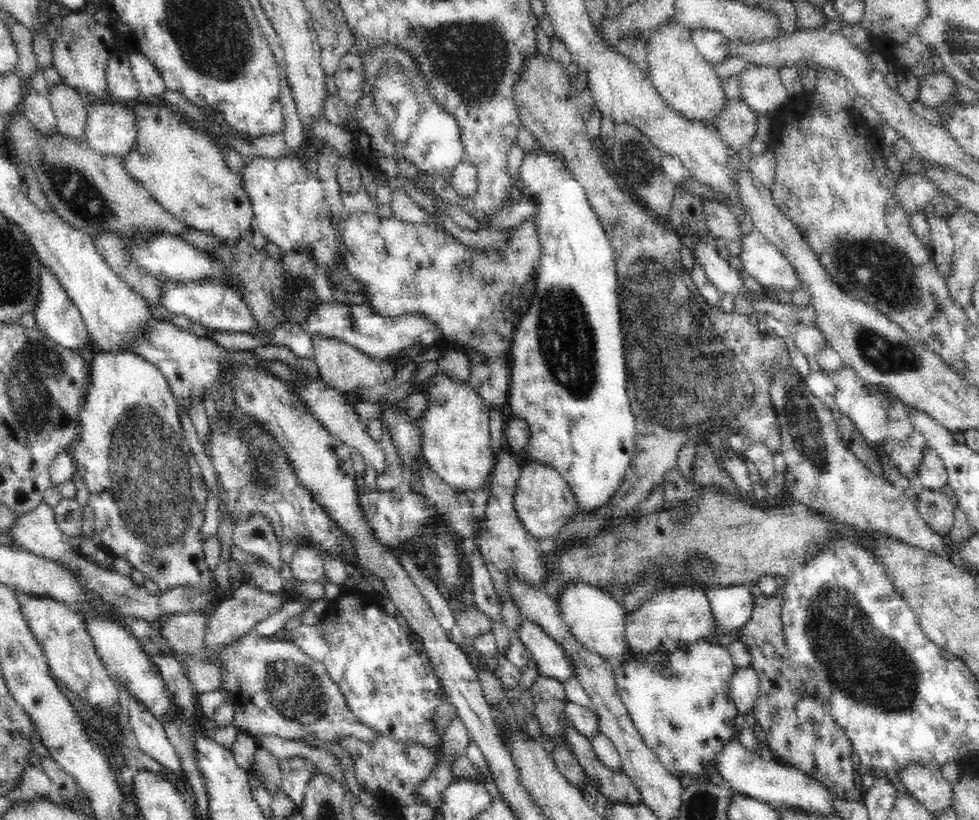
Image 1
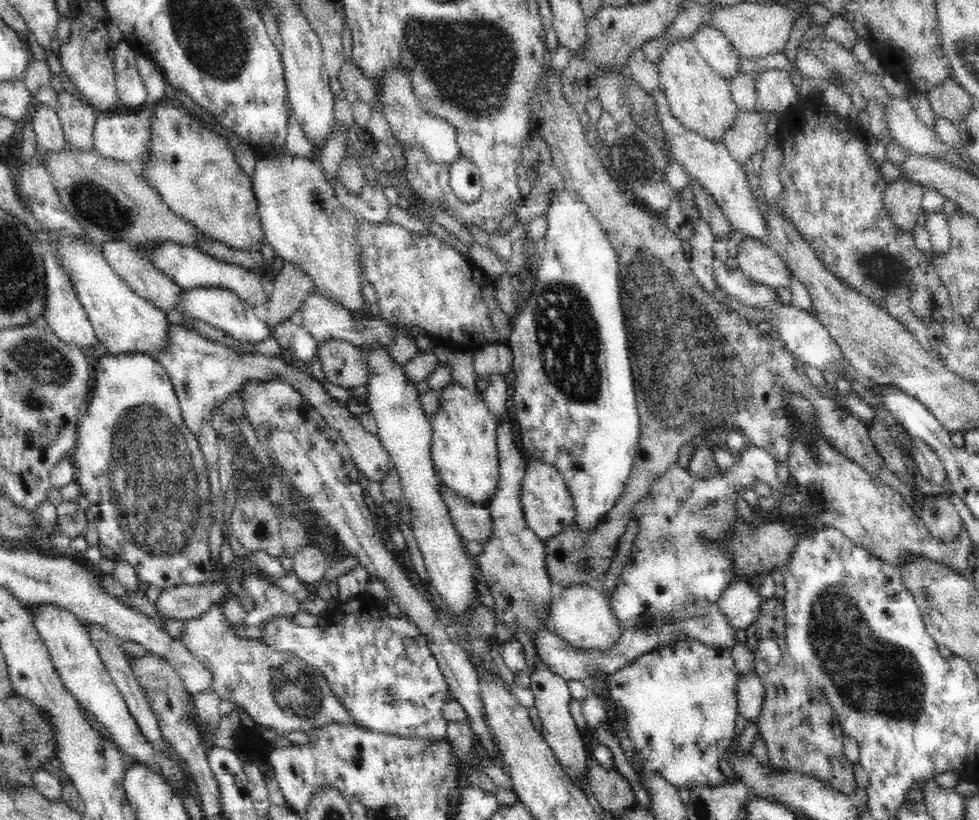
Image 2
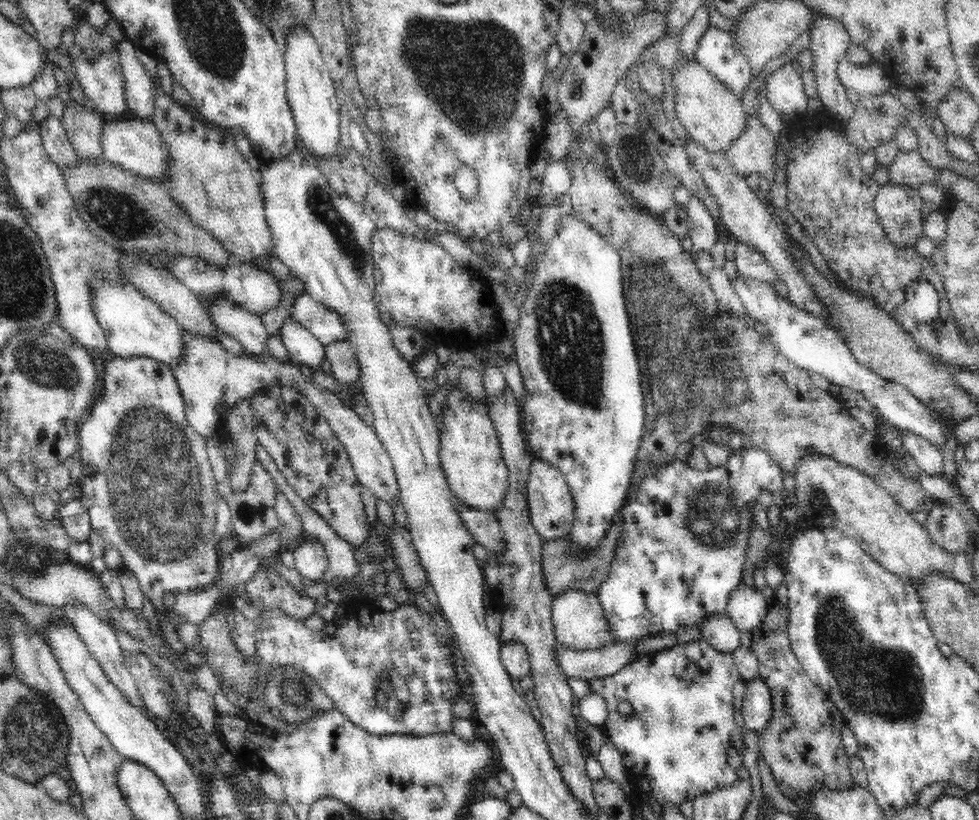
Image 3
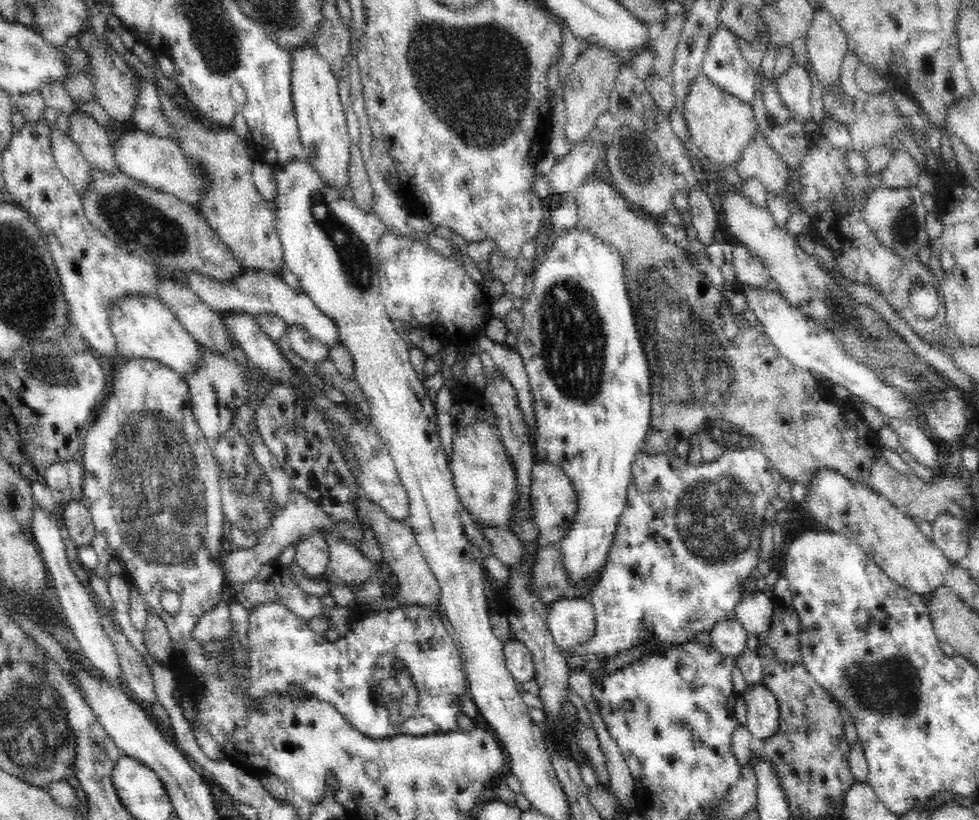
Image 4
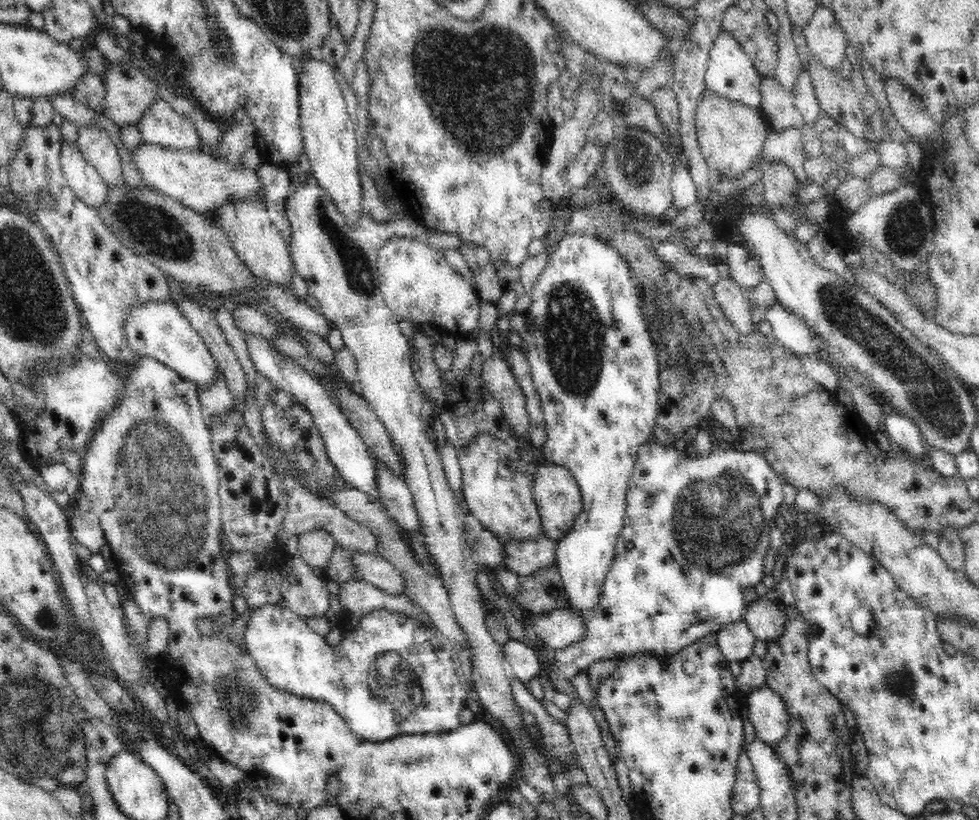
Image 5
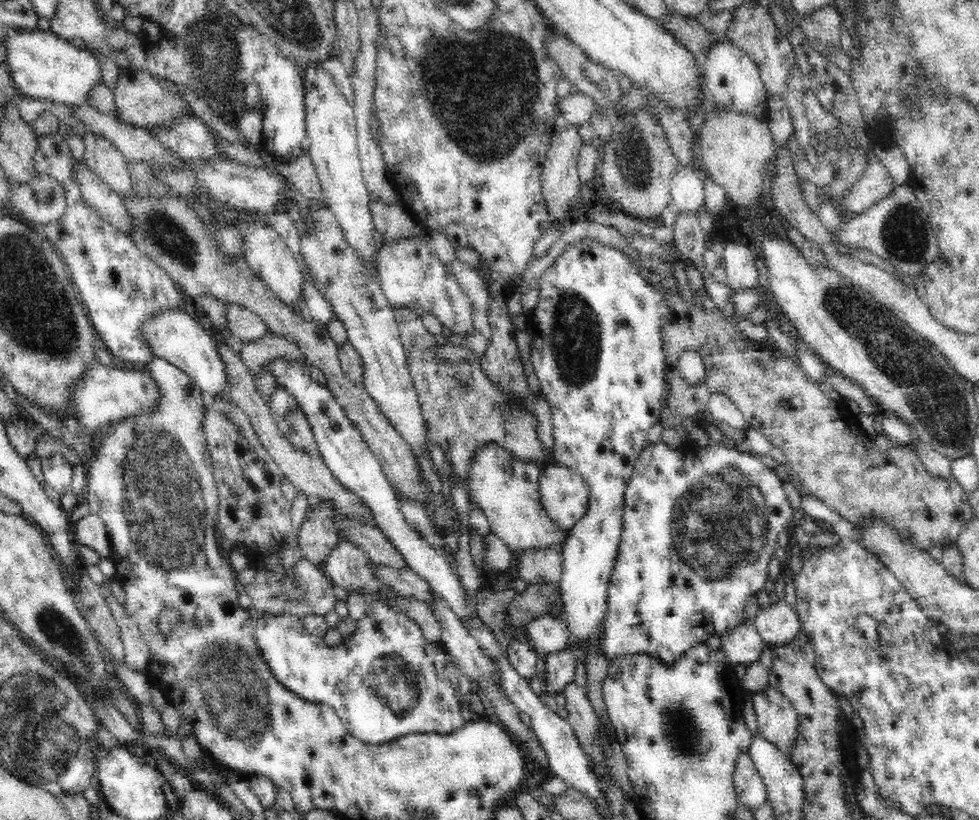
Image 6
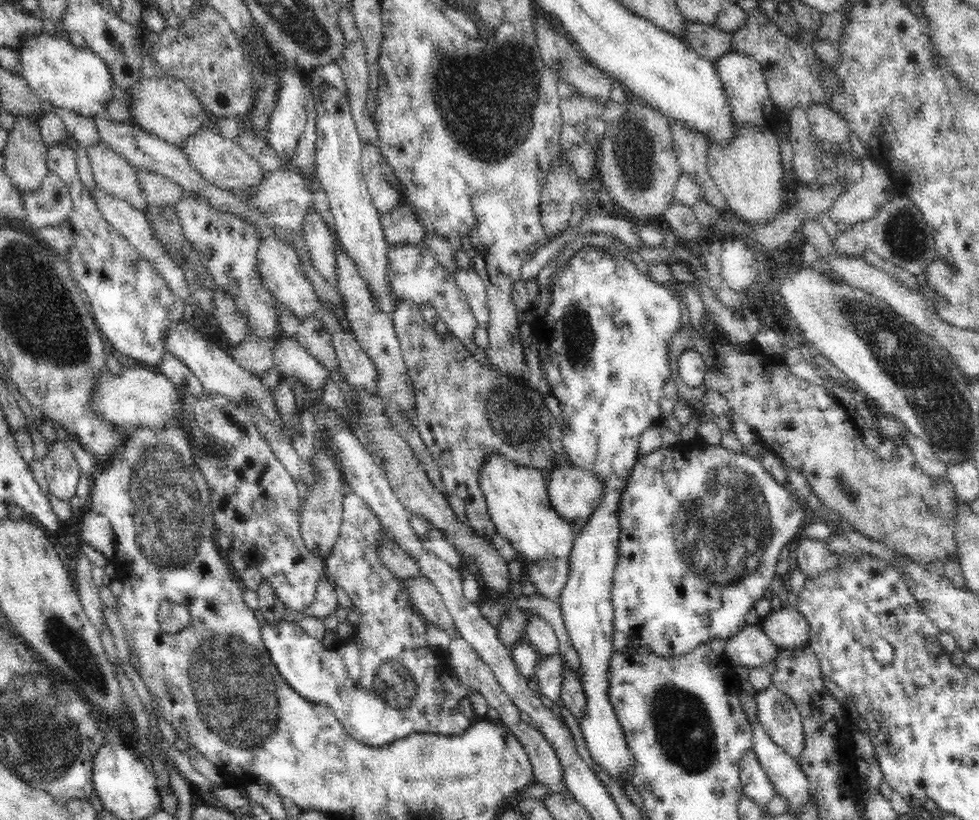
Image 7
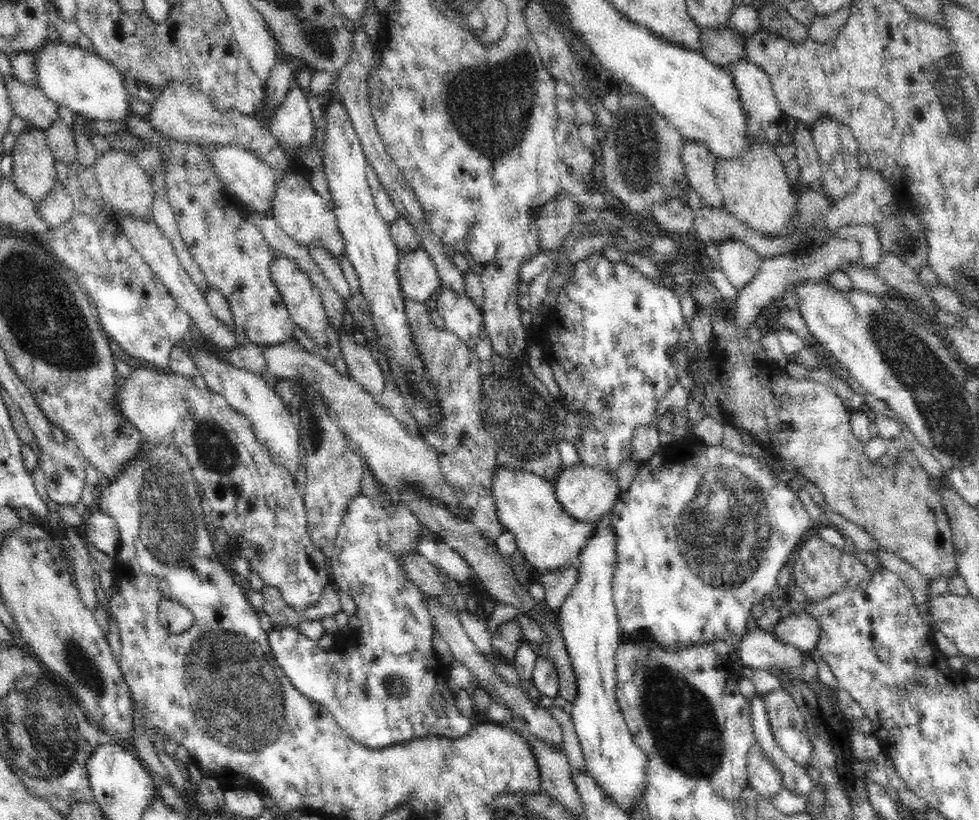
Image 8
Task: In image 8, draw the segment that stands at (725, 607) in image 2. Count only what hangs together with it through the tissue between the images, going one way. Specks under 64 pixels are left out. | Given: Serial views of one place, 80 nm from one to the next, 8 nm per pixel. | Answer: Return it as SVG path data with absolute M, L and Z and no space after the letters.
M801 610L798 613L789 612L789 616L785 618L780 617L772 634L802 651L811 653L822 640L824 627L818 617Z

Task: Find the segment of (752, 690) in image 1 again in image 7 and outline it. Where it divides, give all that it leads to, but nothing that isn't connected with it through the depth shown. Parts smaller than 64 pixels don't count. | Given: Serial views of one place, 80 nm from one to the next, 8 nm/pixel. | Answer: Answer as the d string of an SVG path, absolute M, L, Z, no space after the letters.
M772 684L755 696L760 721L772 741L781 746L794 760L804 754L804 727L798 707L784 691Z

